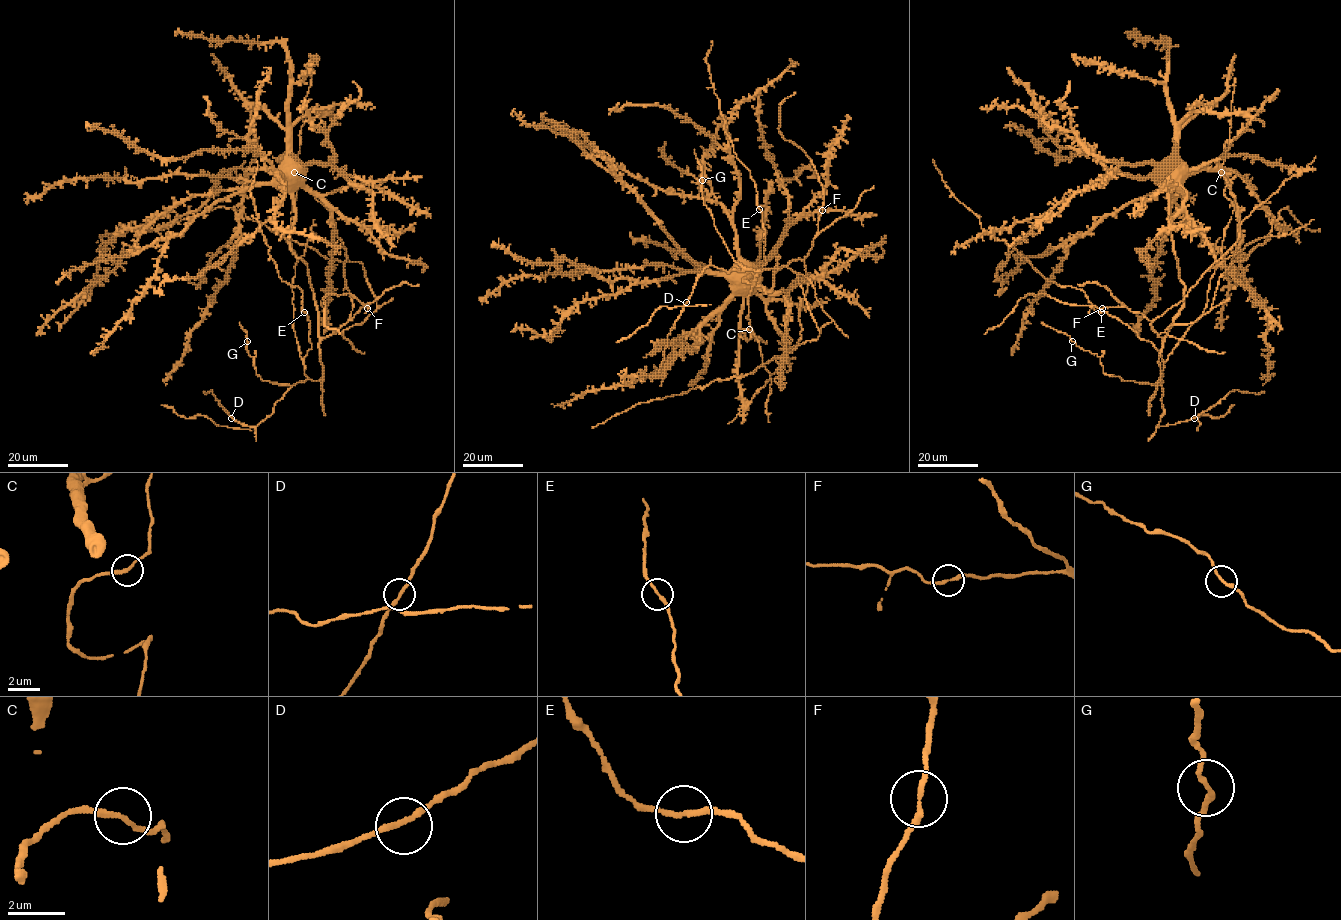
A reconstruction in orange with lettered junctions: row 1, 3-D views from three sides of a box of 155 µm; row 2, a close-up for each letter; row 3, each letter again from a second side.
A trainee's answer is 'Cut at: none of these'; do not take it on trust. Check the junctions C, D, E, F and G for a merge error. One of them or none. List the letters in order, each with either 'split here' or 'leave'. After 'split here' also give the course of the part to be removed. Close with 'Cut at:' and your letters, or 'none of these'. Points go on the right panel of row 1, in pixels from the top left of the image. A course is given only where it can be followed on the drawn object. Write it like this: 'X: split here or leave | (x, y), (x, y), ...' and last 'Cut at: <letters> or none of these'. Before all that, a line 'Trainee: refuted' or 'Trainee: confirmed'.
Trainee: confirmed
C: leave
D: leave
E: leave
F: leave
G: leave
Cut at: none of these

